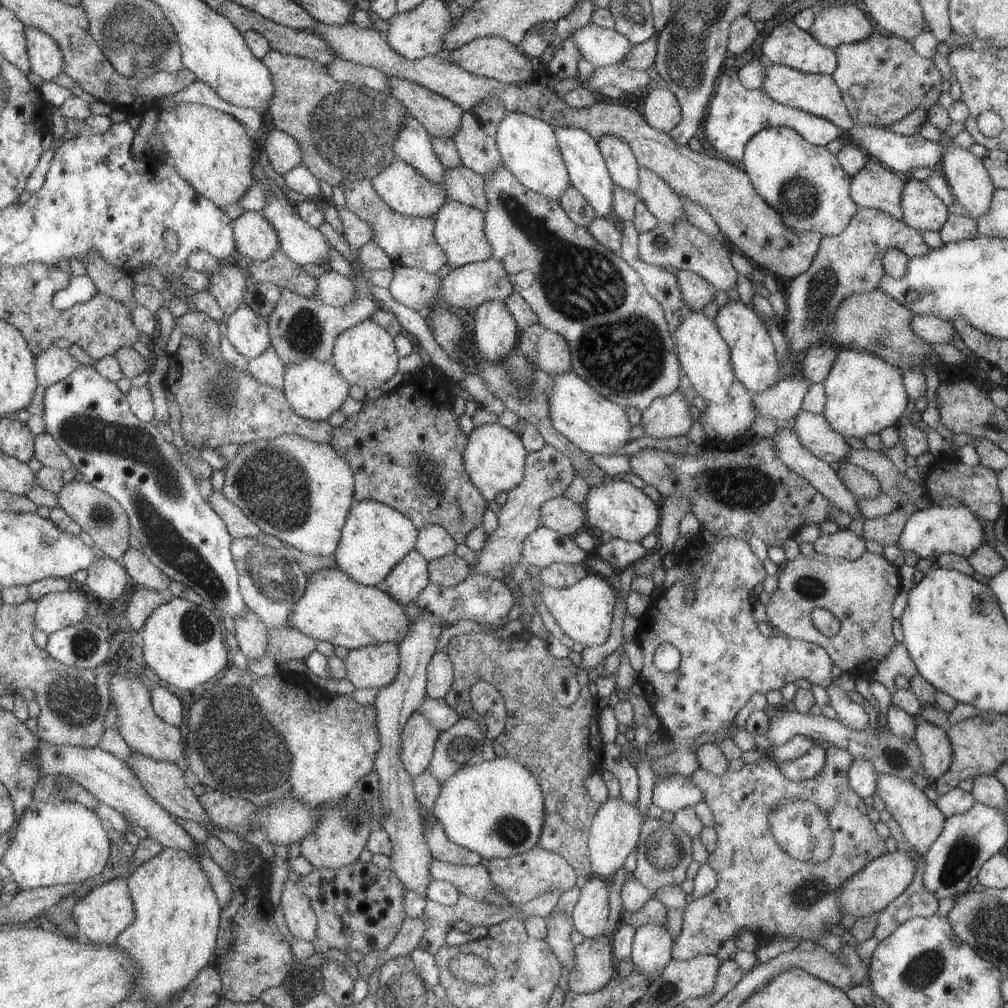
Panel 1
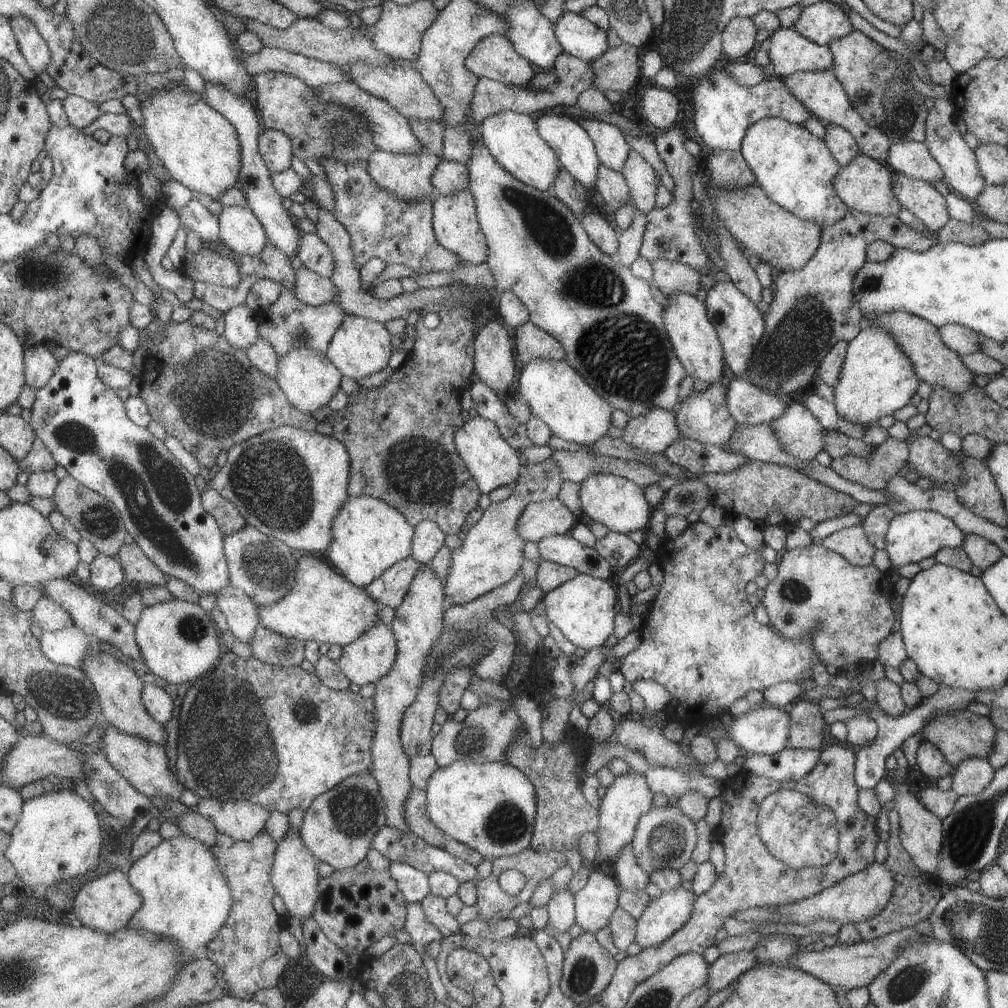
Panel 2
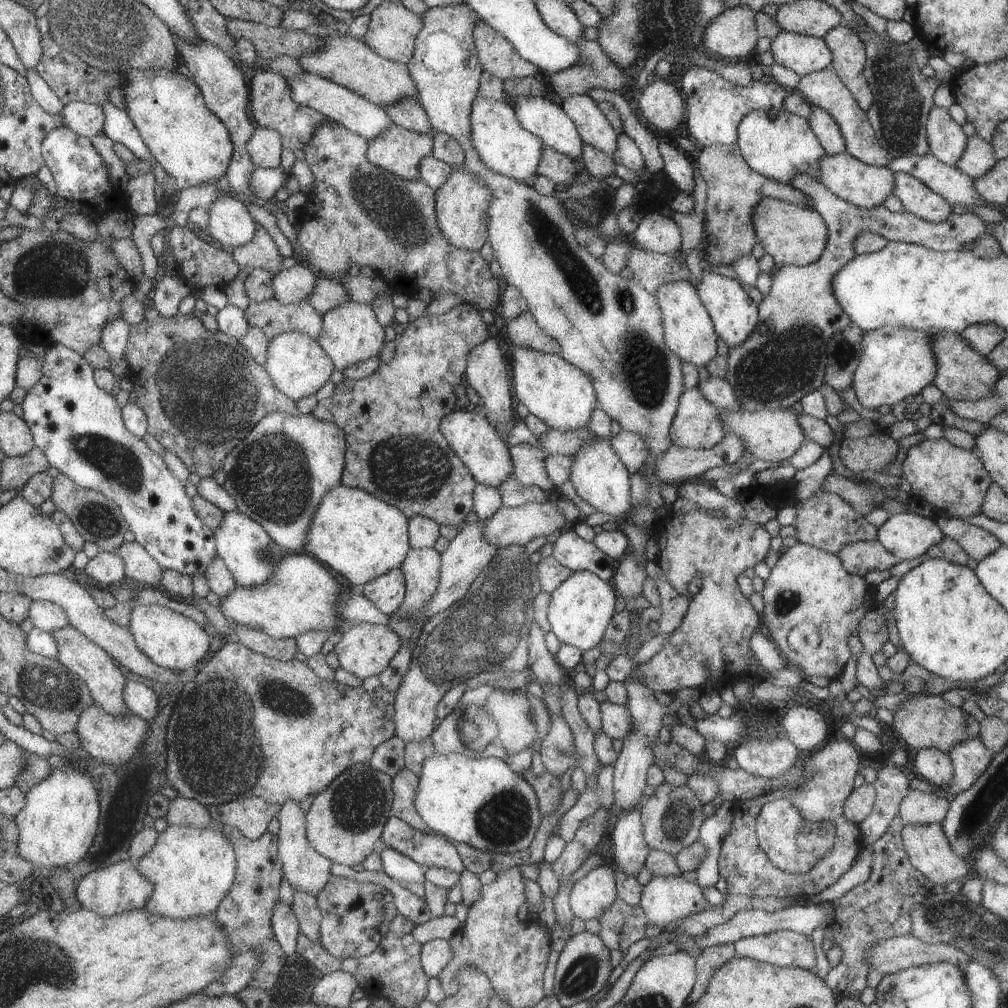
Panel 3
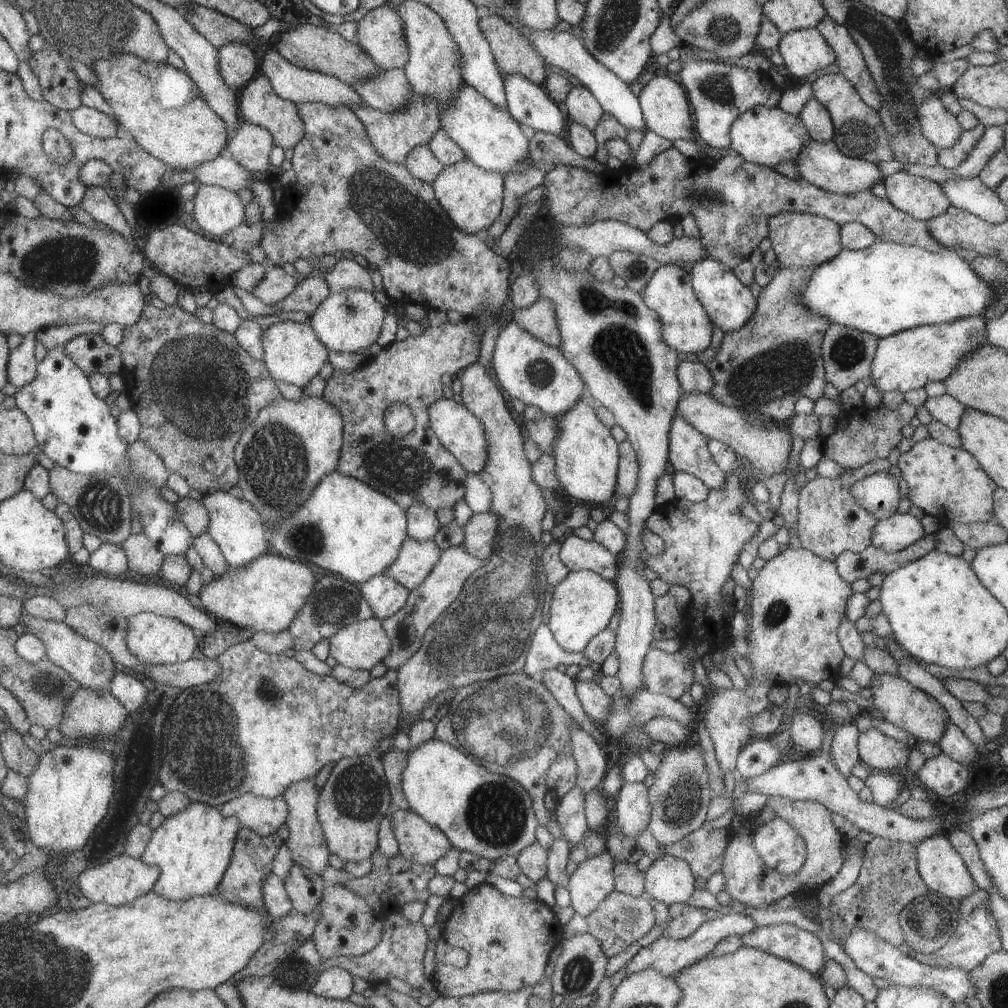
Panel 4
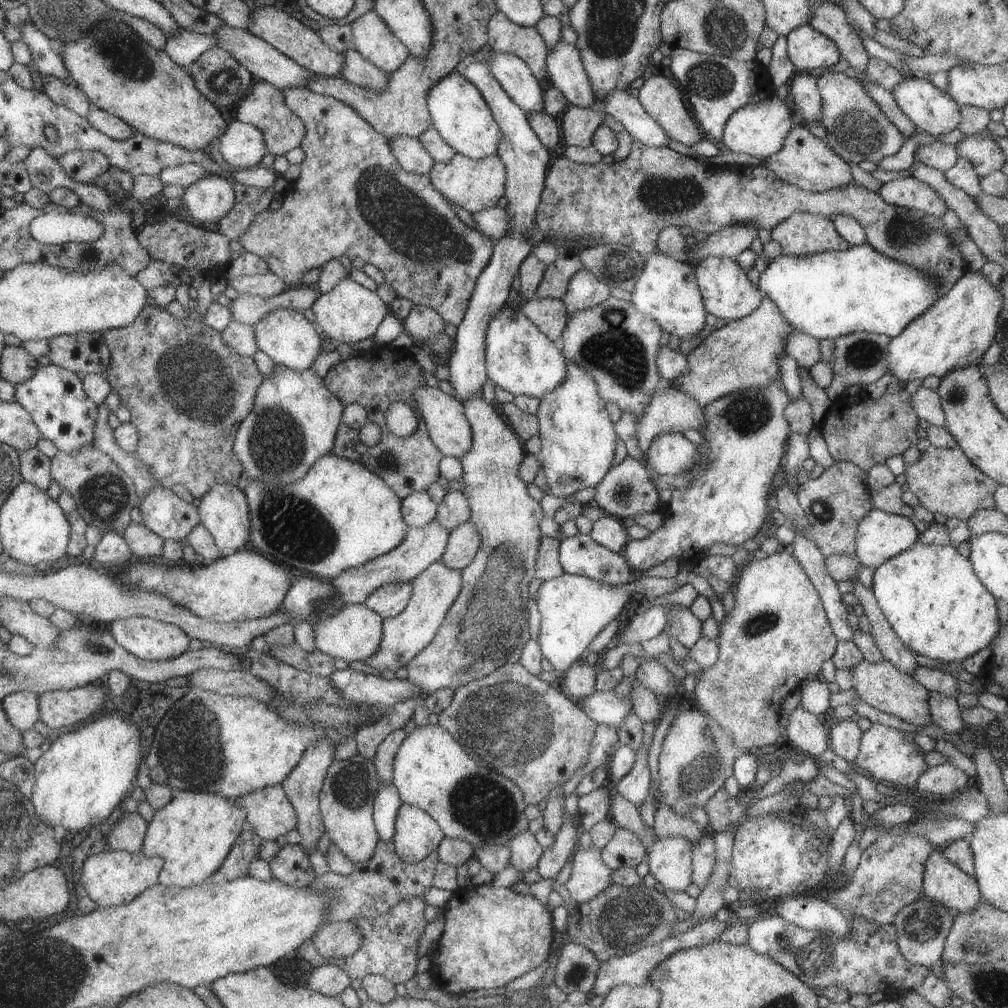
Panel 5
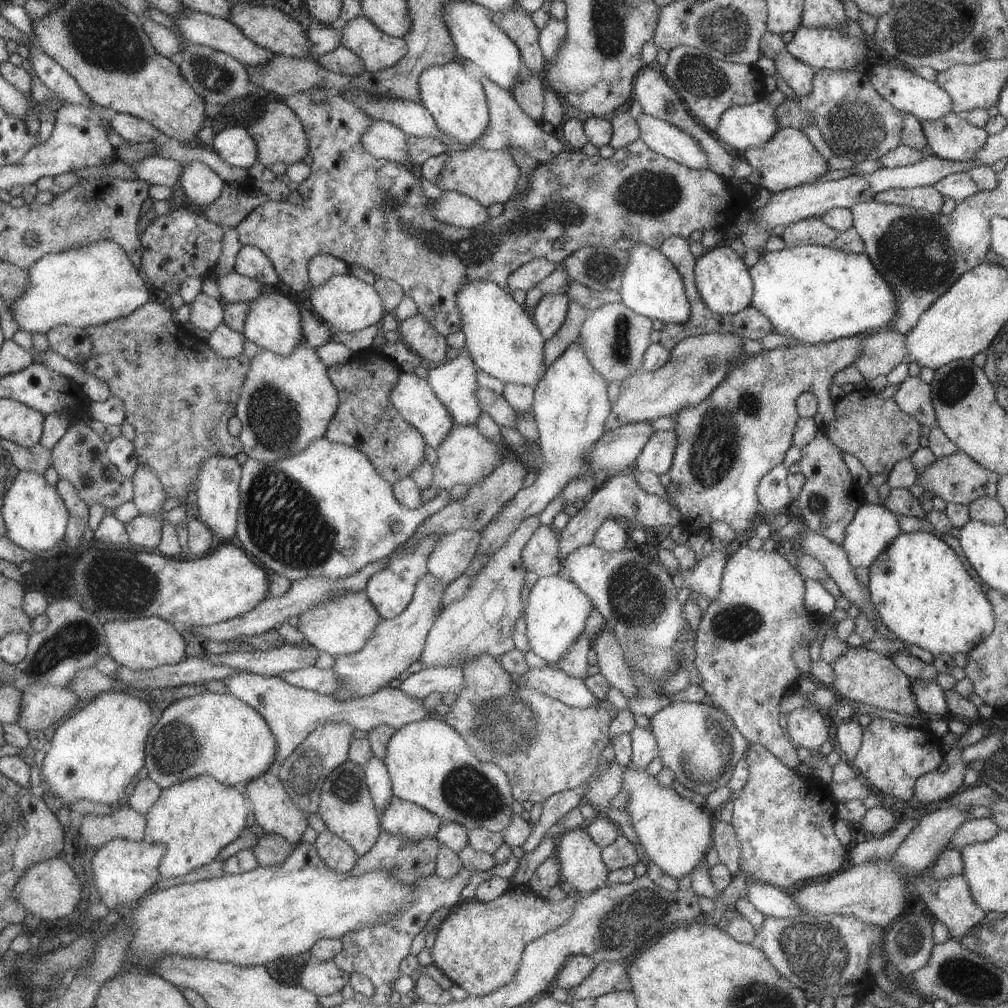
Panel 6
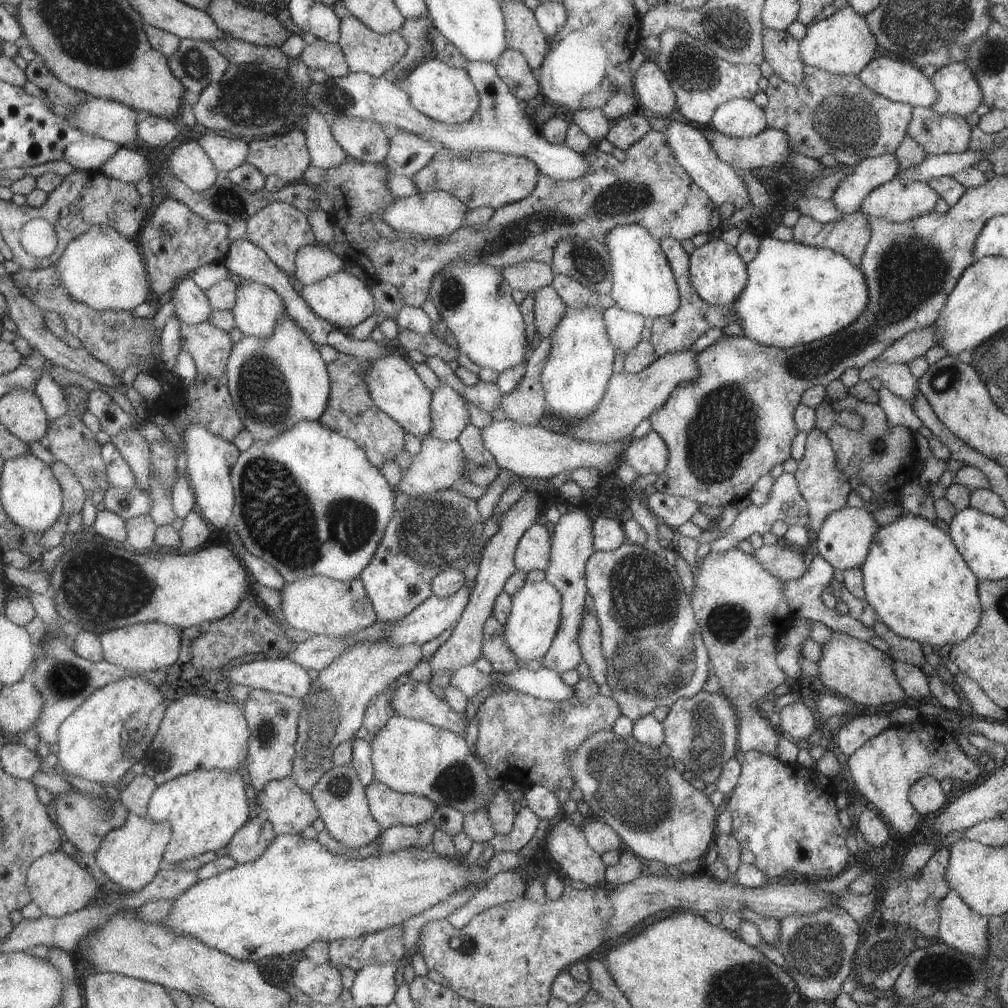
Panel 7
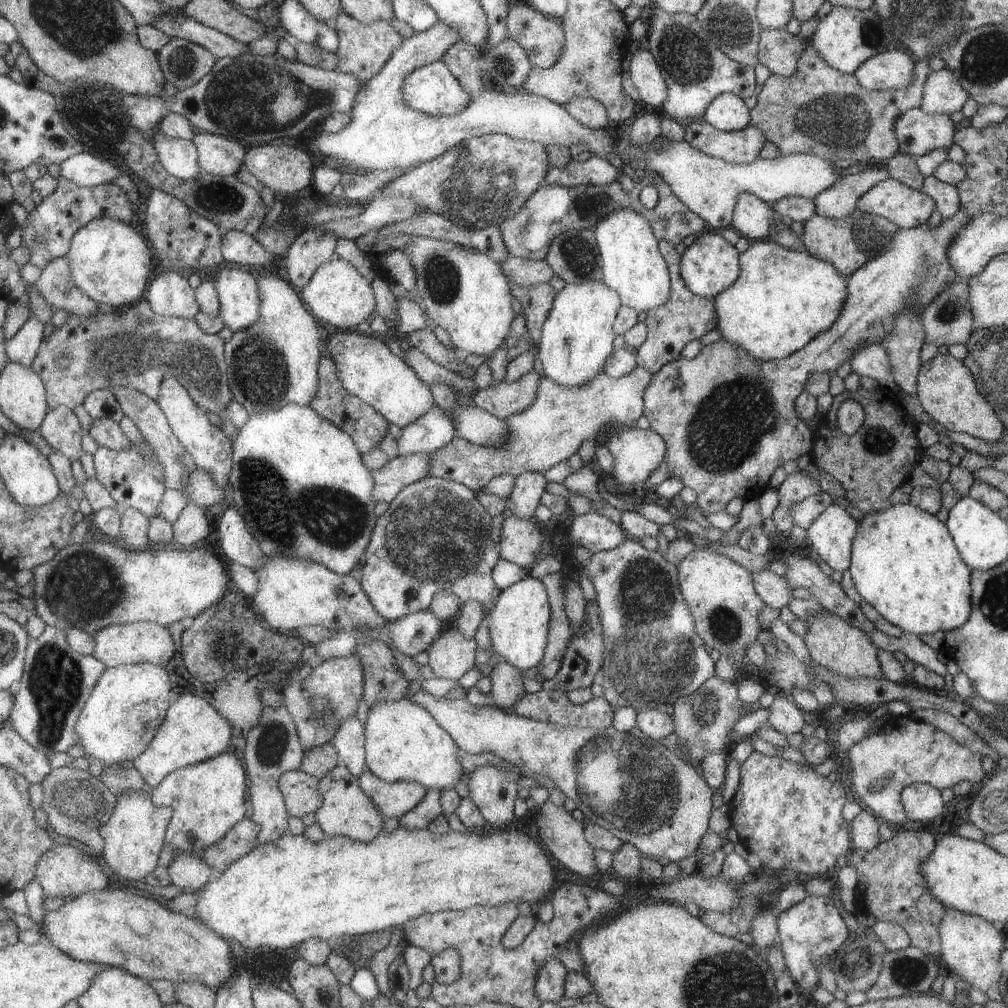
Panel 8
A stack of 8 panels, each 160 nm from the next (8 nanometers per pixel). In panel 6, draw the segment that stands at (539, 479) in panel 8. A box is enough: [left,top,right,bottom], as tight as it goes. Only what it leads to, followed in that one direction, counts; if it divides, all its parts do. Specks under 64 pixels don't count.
[441,653,613,804]

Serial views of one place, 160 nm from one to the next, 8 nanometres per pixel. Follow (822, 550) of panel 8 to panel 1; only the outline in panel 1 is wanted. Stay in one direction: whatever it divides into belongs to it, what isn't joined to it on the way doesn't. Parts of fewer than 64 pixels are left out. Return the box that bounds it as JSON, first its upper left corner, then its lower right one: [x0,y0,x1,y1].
[897,504,984,559]

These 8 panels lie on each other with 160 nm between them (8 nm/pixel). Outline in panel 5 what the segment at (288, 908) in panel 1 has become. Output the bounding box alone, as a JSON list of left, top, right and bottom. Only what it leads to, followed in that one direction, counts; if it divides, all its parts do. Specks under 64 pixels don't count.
[280,740,334,855]

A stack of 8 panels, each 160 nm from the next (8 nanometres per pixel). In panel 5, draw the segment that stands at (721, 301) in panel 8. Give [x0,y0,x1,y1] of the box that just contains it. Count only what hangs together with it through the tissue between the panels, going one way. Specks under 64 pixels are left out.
[756,244,947,340]

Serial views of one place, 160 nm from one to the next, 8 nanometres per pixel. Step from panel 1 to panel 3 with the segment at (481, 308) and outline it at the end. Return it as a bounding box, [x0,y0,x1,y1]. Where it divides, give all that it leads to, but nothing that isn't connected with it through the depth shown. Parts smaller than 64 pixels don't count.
[463,337,516,441]

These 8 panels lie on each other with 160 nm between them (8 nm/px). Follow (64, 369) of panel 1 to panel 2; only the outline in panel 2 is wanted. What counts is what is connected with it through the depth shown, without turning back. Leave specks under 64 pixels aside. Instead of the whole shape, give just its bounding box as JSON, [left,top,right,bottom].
[25,344,56,389]

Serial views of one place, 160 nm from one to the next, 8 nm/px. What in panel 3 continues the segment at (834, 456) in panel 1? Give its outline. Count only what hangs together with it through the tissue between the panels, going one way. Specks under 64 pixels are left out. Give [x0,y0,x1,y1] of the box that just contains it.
[718,409,803,462]

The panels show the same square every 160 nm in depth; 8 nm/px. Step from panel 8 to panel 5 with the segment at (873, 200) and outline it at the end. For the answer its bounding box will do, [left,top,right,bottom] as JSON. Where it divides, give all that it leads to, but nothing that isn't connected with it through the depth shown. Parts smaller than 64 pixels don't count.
[877,175,946,219]

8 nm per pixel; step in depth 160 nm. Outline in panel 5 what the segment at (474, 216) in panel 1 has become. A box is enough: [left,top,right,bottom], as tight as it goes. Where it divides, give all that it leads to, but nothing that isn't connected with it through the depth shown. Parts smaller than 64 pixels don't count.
[427,153,505,214]

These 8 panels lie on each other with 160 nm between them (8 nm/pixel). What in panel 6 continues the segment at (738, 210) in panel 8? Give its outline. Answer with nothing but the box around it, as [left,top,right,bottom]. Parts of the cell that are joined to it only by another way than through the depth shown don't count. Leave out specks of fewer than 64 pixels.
[636,113,709,170]

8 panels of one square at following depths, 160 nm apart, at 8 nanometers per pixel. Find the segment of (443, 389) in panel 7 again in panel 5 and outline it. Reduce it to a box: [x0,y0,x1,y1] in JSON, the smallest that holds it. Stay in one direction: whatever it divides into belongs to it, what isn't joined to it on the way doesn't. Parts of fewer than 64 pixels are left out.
[443,52,553,405]

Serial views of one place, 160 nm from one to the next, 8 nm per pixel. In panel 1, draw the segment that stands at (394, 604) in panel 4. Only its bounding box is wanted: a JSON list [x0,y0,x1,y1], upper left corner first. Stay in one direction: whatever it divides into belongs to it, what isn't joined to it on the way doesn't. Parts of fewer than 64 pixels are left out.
[385,550,429,607]

